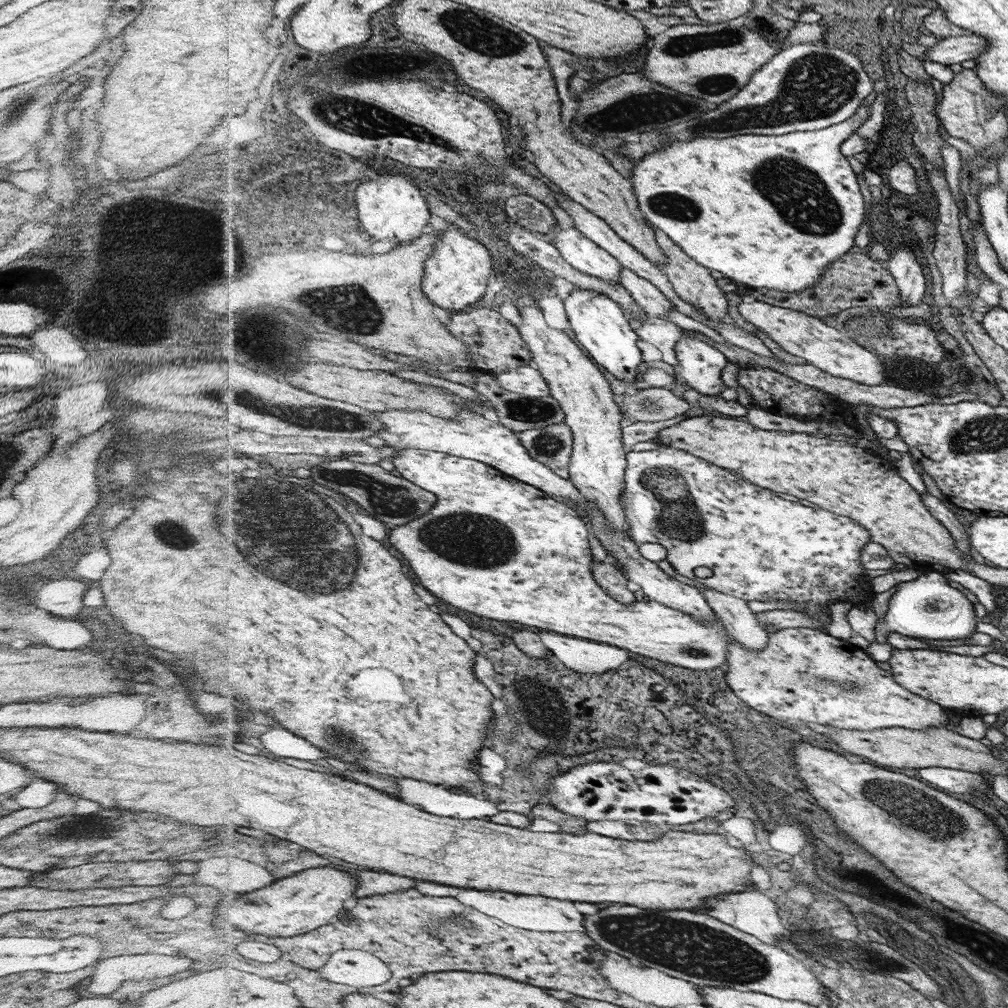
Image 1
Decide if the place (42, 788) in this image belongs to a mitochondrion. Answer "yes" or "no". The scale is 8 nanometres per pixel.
no

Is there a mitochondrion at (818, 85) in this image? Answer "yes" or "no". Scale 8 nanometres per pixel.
yes

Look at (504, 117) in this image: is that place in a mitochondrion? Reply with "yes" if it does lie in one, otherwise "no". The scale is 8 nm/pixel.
no

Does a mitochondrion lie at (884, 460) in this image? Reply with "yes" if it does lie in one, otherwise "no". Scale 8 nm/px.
no

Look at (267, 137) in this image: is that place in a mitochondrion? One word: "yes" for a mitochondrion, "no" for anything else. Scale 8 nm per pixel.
no

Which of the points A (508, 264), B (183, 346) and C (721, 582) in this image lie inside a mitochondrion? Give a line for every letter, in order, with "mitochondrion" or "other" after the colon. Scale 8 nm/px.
A: other
B: other
C: other

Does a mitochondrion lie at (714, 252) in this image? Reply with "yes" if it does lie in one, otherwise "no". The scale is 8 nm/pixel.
no

